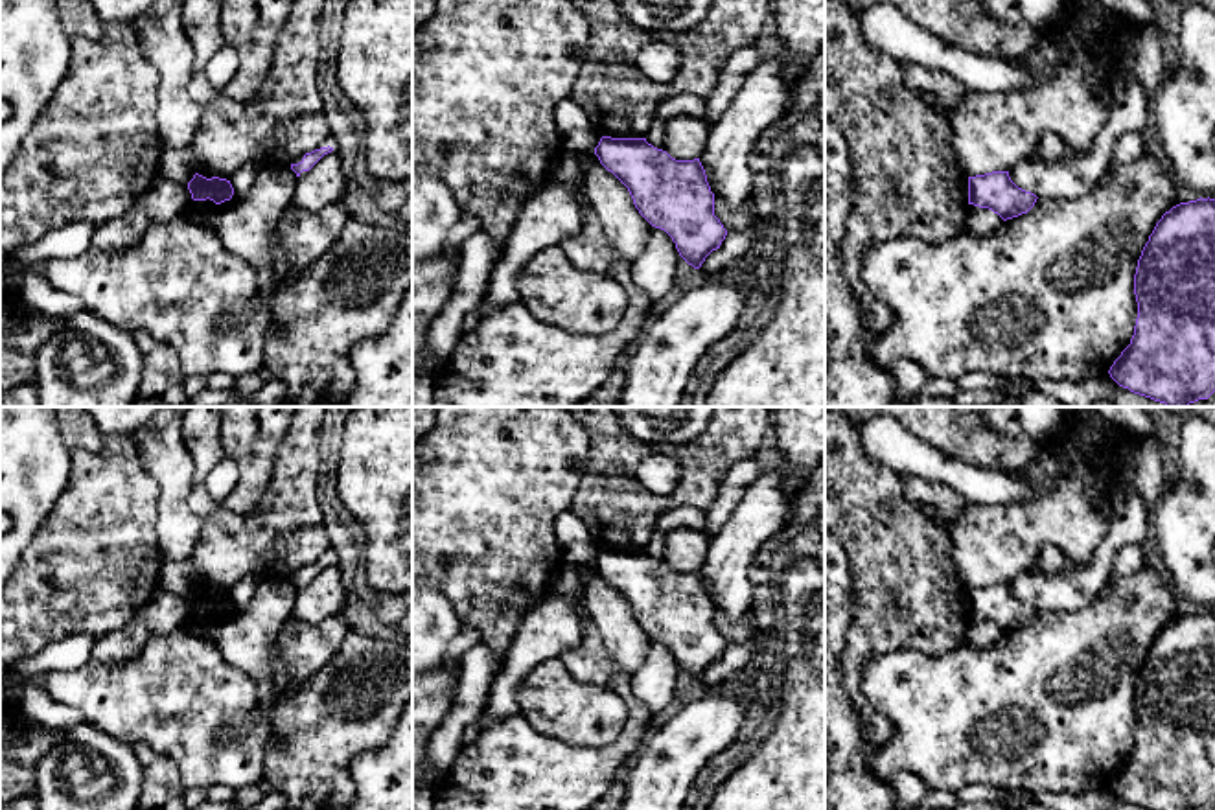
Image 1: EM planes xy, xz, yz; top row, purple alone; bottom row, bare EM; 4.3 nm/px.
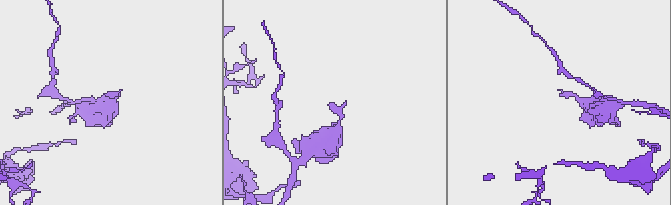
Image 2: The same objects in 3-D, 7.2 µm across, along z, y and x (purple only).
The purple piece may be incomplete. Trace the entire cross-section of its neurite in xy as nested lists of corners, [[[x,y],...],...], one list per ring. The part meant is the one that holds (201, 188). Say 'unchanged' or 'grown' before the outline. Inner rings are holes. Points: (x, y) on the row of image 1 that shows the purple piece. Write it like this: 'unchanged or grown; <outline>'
unchanged; [[[195,173],[193,179],[188,182],[188,190],[193,201],[210,199],[215,204],[230,201],[234,195],[230,180],[219,177],[206,179],[199,173]]]

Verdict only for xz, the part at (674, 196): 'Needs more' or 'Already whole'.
Already whole

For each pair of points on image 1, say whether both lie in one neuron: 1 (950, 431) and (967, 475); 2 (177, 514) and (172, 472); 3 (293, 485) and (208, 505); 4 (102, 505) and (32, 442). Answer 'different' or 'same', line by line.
1: different
2: same
3: different
4: different

